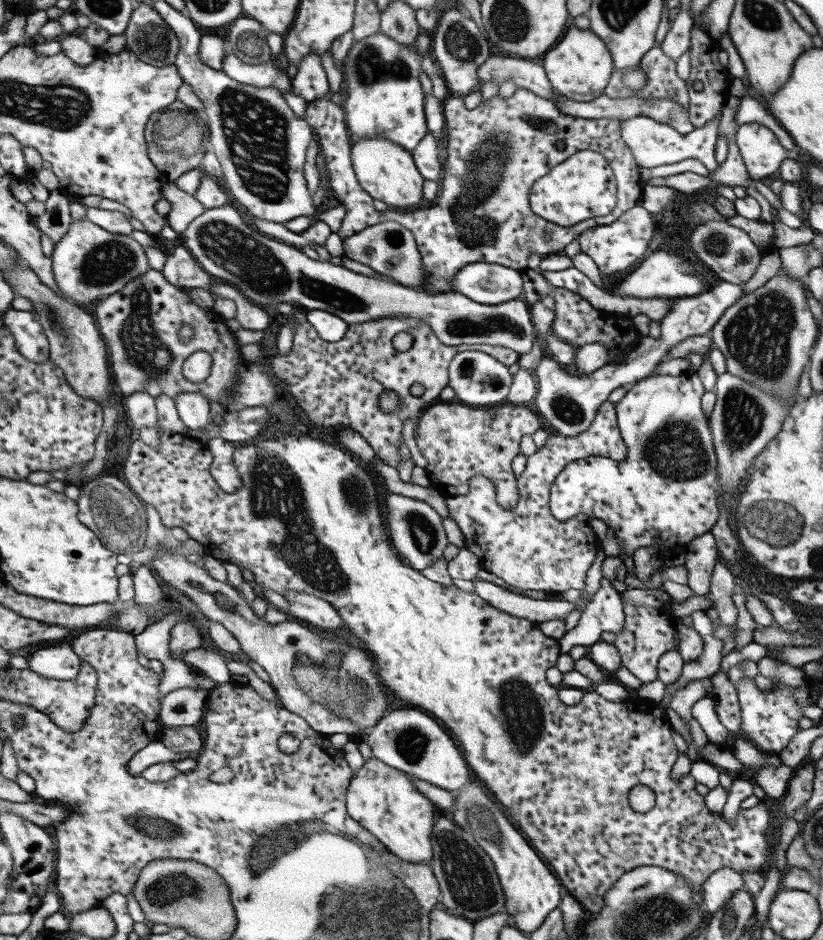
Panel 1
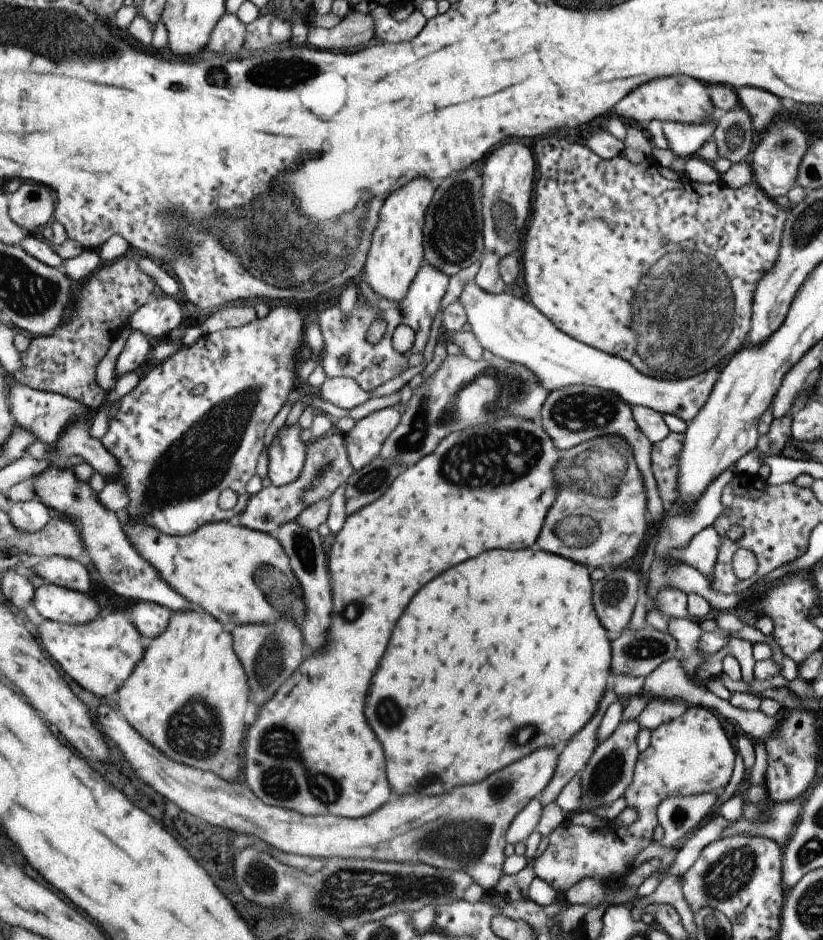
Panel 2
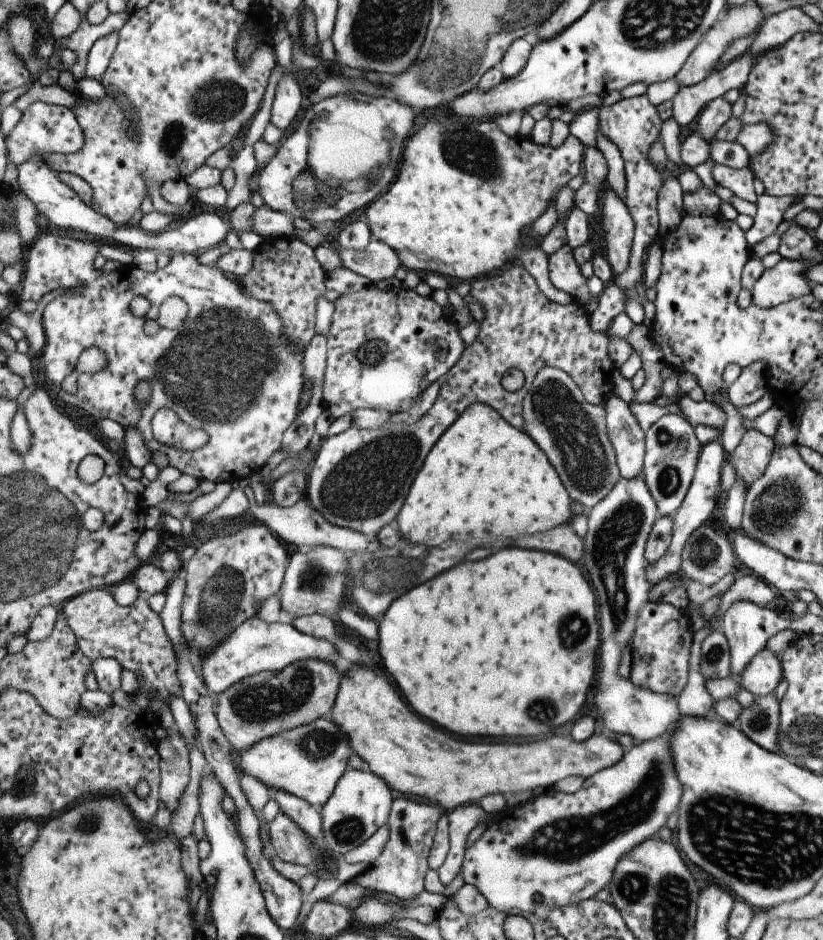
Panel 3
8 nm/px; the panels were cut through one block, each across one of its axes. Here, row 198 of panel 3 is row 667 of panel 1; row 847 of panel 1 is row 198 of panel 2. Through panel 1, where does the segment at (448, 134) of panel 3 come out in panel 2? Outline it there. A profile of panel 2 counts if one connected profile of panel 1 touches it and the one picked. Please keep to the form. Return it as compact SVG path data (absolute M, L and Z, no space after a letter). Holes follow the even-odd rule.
M539 138L537 144L535 144L535 150L537 150L537 166L541 166L541 178L537 178L537 202L533 202L533 222L529 224L529 232L527 232L527 238L525 238L525 250L521 254L521 260L523 260L523 272L525 272L523 278L525 278L525 286L527 286L527 296L553 322L553 326L557 326L567 336L583 342L585 346L593 346L601 352L607 352L611 356L619 356L619 358L627 360L639 374L645 374L645 376L653 378L655 370L649 370L649 366L637 356L637 336L629 328L629 324L631 324L631 298L633 298L631 294L635 292L635 284L639 284L641 276L645 276L645 272L649 272L649 268L657 260L661 260L665 254L701 252L709 258L717 258L717 262L721 262L721 266L725 266L725 270L729 270L729 282L733 282L733 294L729 294L725 290L725 296L727 298L737 298L737 318L733 318L733 334L729 334L729 342L725 342L725 350L721 350L721 354L729 354L729 358L731 358L741 348L745 348L747 334L749 334L749 328L751 328L753 296L755 296L759 280L765 278L765 274L771 272L775 262L777 262L779 248L781 248L781 238L783 238L783 228L785 228L785 222L787 222L787 212L783 208L779 208L775 204L775 200L767 198L767 194L755 182L745 184L737 190L725 186L721 180L717 180L713 184L699 184L699 182L689 180L685 174L671 182L671 180L665 180L659 174L661 164L653 158L645 158L641 164L629 162L623 154L619 154L611 160L603 160L593 150L589 150L585 144L569 144L561 138Z

